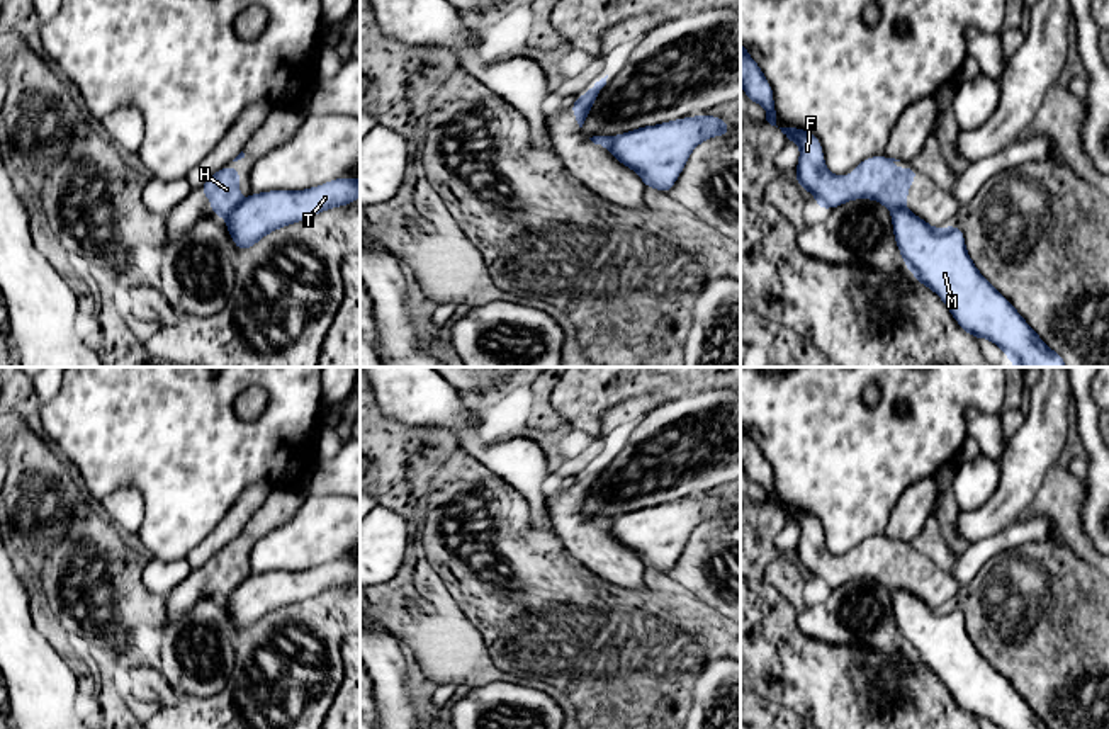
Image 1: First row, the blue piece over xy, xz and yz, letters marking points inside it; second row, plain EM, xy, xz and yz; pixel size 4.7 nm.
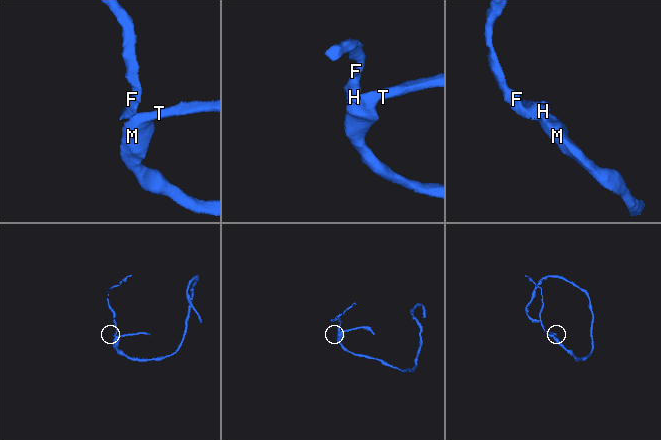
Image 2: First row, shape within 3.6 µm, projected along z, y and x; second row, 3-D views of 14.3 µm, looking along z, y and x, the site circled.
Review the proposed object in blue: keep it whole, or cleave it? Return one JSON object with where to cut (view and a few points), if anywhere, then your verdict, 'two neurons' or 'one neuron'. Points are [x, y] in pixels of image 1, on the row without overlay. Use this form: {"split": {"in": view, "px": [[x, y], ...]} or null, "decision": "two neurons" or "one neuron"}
{"split": {"in": "xy", "px": [[242, 583], [225, 597]]}, "decision": "two neurons"}

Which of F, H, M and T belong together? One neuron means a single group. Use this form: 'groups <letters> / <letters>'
groups F H / M T

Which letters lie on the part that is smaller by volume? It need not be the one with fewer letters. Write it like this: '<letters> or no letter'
F, H

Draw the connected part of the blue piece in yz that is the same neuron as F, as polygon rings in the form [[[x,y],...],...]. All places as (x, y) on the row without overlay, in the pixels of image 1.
[[[780,508],[786,522],[800,525],[800,540],[793,554],[803,571],[815,576],[817,590],[830,590],[842,586],[853,579],[873,579],[888,588],[890,591],[905,590],[904,583],[909,578],[909,566],[917,556],[915,549],[892,549],[892,542],[900,542],[888,537],[871,537],[863,540],[851,556],[832,556],[824,544],[824,532],[815,515],[800,508]]]

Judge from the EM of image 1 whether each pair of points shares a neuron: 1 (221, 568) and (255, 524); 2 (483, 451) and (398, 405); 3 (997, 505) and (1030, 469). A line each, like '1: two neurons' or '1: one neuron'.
1: one neuron
2: one neuron
3: one neuron

